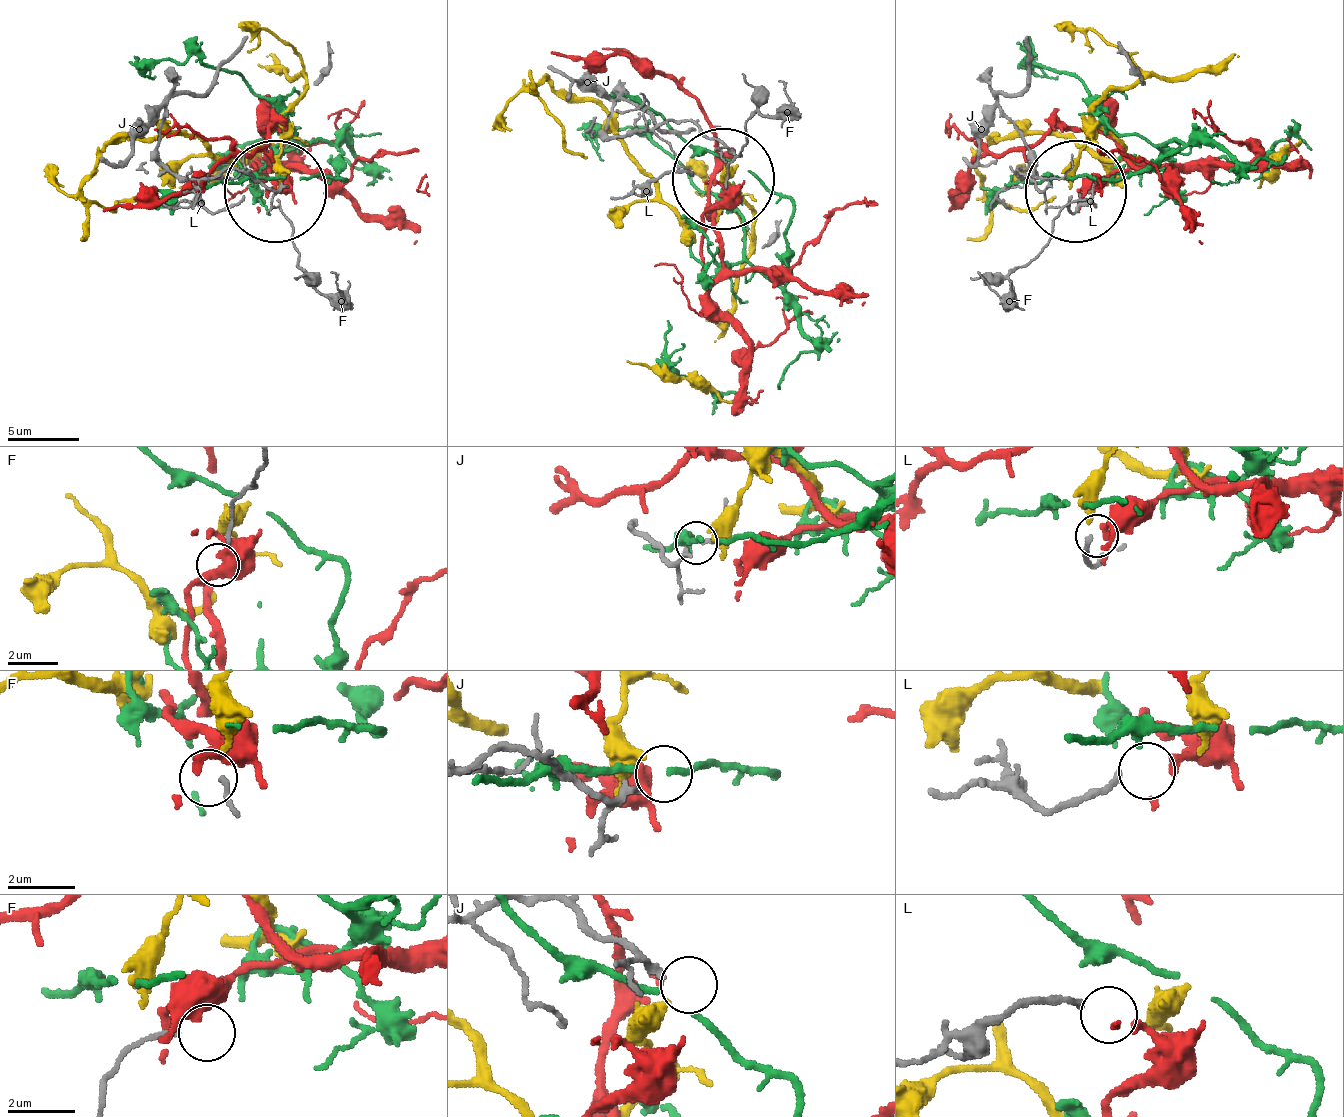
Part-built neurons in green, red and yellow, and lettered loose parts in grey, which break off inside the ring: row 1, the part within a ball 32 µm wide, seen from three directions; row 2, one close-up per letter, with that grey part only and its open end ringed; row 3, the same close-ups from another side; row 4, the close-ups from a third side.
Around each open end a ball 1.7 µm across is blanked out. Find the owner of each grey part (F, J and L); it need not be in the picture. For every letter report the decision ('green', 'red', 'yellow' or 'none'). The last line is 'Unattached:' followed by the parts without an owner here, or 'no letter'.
F: none
J: none
L: red
Unattached: F, J

